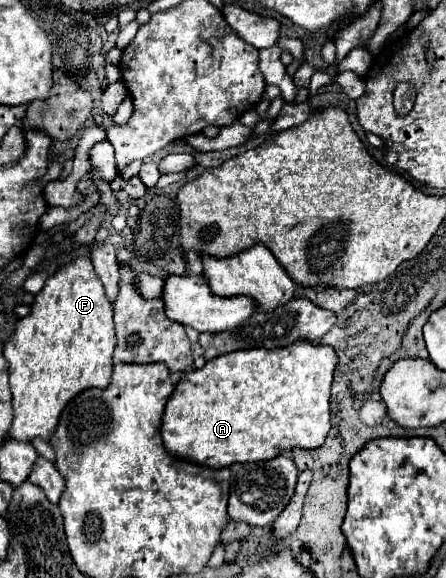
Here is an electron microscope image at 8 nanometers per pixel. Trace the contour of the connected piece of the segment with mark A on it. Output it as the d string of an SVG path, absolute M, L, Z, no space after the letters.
M296 341L288 347L280 347L280 349L264 349L264 347L254 347L254 349L244 349L244 351L232 351L228 355L220 355L212 361L206 361L206 365L202 369L190 371L182 377L182 381L176 385L172 397L166 403L164 409L164 417L162 417L162 439L168 451L172 451L172 455L186 459L186 461L194 461L198 465L204 467L230 467L232 463L248 463L248 461L268 461L284 451L290 451L294 447L302 447L302 449L318 449L320 445L324 445L324 439L330 431L330 387L332 387L332 379L334 379L334 371L338 365L338 357L336 351L332 347L326 345L314 345L310 341Z

